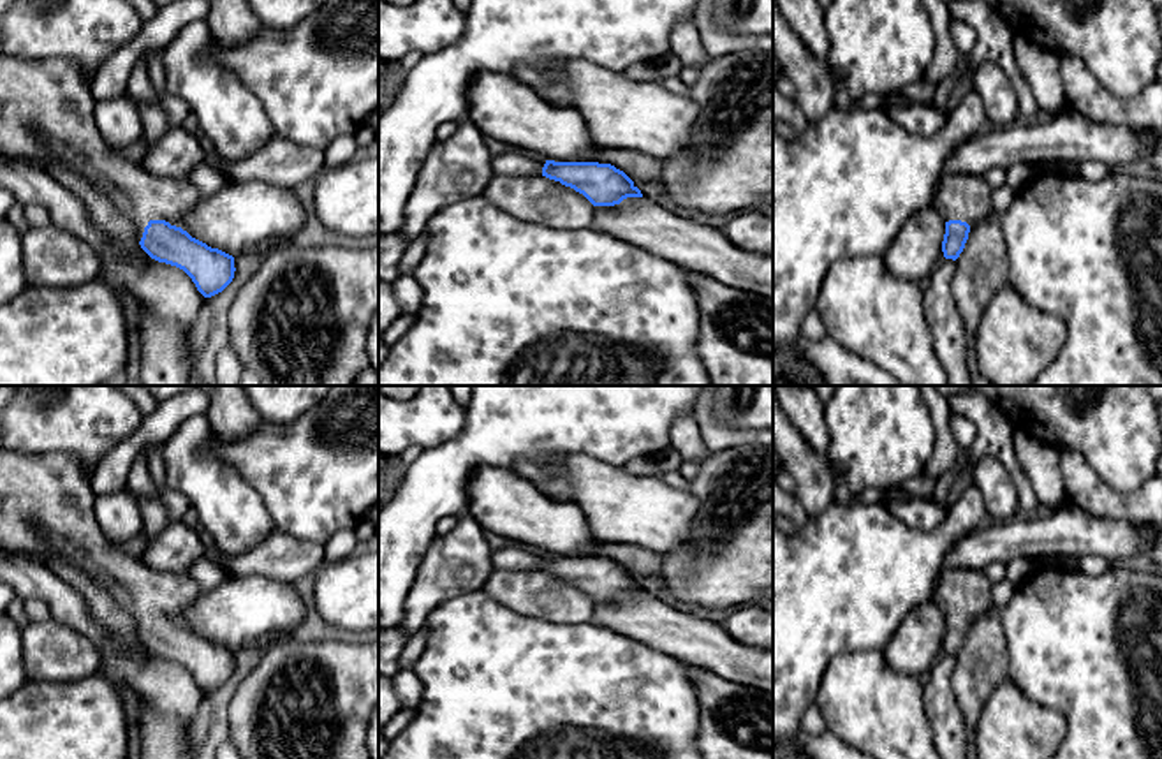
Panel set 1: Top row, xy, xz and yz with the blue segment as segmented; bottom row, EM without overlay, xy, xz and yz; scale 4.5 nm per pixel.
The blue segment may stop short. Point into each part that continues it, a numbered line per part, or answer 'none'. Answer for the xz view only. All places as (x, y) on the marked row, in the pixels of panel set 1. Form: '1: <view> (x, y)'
1: xz (696, 243)

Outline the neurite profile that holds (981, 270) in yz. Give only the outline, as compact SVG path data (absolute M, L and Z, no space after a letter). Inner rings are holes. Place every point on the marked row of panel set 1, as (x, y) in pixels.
M991 211L970 227L963 252L956 259L951 292L967 331L979 328L991 298L1007 285L1007 254L1000 215Z

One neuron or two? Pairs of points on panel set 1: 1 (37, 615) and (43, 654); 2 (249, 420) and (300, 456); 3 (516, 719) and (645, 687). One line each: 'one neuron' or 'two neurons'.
1: two neurons
2: two neurons
3: one neuron

